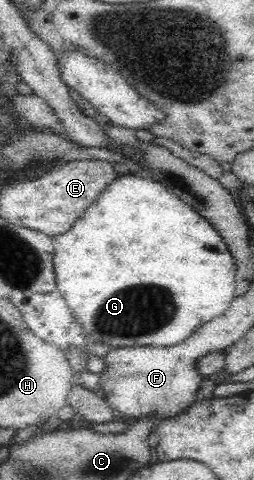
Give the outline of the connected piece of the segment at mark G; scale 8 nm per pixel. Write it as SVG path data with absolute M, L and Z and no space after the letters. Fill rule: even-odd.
M142 174L115 178L73 227L54 241L57 288L90 340L113 348L171 347L186 341L205 323L227 311L235 297L236 263L217 228L193 207L181 203L159 181Z

